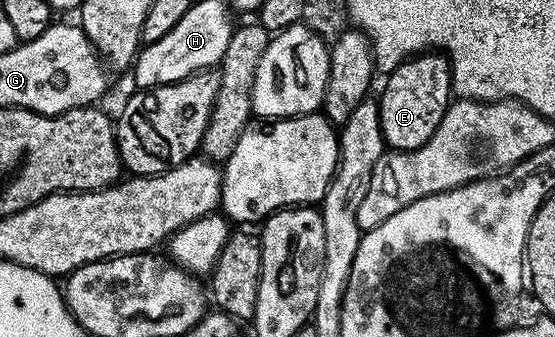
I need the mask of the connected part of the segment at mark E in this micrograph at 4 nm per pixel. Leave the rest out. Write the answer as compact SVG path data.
M438 52L416 55L392 70L387 78L378 97L384 143L391 150L417 150L434 134L451 103L452 74L448 60Z

